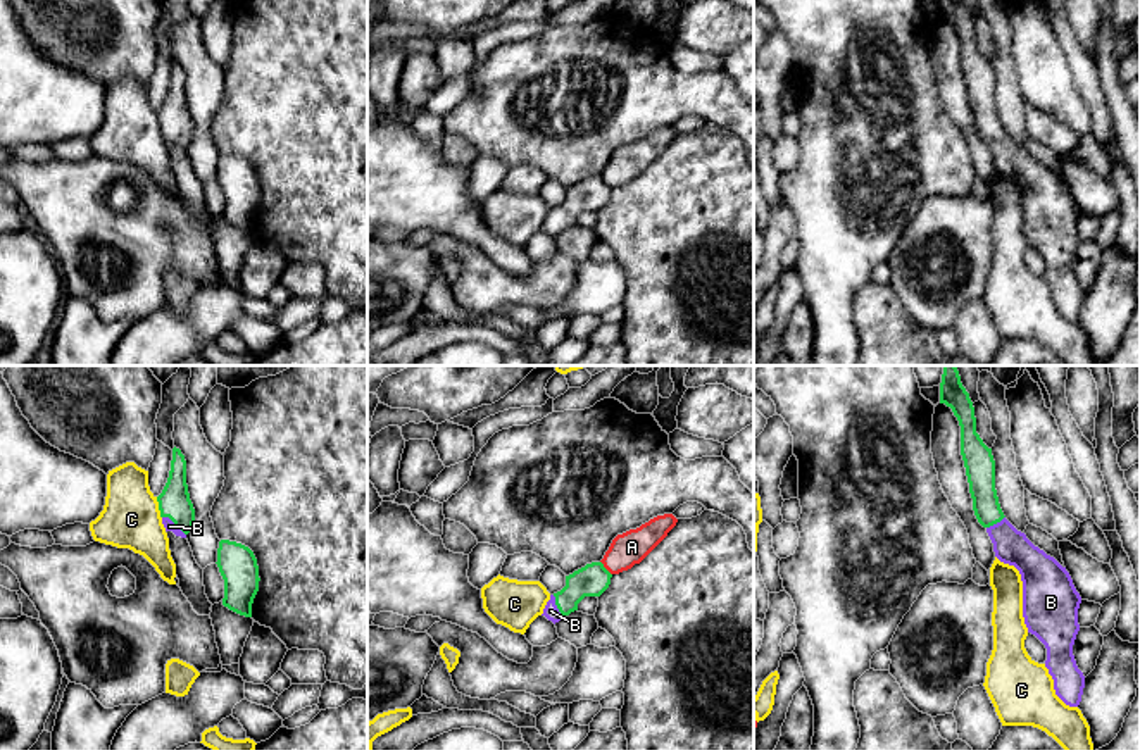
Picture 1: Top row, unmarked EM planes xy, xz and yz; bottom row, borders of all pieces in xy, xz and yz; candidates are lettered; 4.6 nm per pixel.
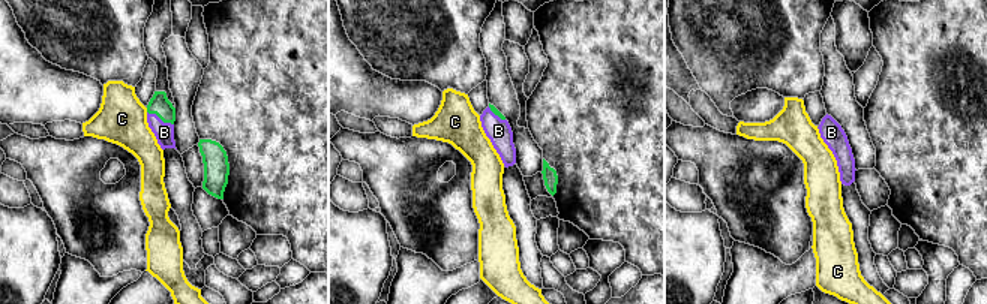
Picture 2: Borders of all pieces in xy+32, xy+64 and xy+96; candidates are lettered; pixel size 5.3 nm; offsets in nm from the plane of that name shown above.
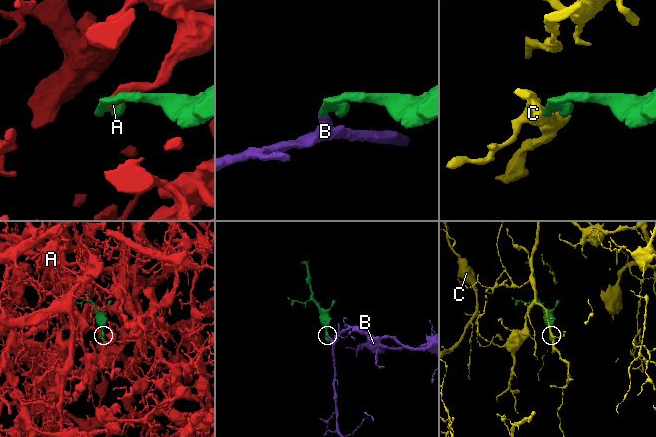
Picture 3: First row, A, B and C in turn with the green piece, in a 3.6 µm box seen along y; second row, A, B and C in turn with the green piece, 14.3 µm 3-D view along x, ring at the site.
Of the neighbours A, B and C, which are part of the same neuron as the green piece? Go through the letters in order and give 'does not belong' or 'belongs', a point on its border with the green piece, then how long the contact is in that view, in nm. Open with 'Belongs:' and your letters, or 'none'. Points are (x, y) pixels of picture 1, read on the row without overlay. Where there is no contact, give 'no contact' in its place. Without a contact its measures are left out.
Belongs: B
A: does not belong; contact xz (604, 181); length 90 nm
B: belongs; contact xy (175, 138); length 140 nm
C: does not belong; contact xy (159, 121); length 110 nm

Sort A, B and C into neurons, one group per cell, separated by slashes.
A / B / C

